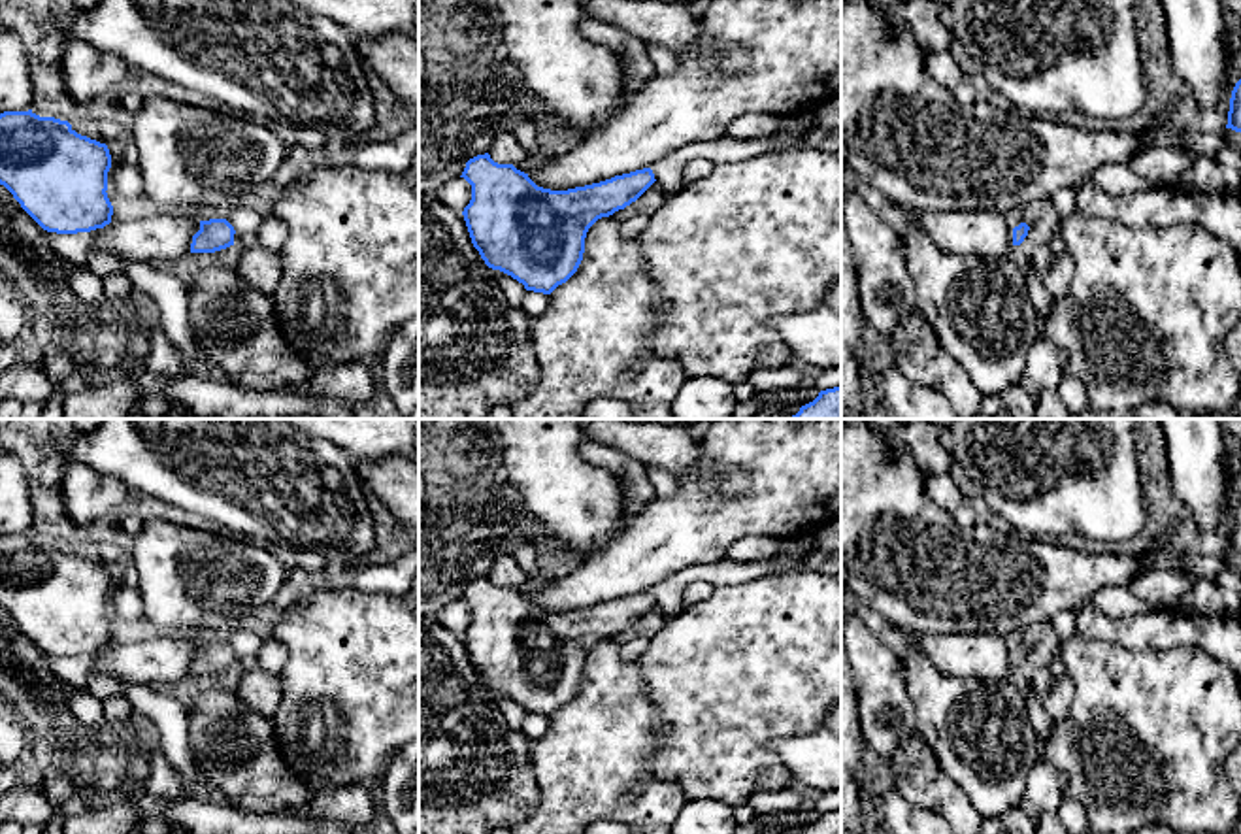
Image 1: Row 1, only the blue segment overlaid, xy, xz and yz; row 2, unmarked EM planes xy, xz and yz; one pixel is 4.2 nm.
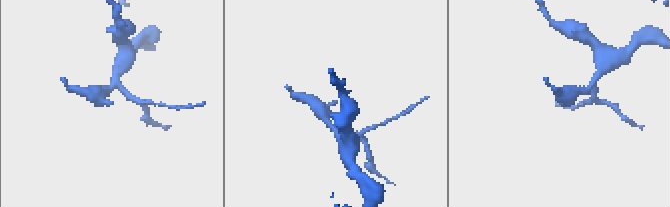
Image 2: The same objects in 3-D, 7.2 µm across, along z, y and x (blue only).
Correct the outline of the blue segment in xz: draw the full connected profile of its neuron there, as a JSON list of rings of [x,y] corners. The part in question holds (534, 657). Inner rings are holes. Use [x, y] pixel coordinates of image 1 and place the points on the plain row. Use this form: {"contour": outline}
{"contour": [[[488,575],[470,581],[460,600],[472,608],[472,623],[462,638],[485,687],[511,698],[526,713],[543,717],[577,694],[588,651],[636,625],[656,604],[653,592],[643,591],[585,609],[551,613],[538,609],[513,587],[494,585]]]}

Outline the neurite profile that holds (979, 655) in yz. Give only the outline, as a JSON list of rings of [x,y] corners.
[[[930,634],[917,636],[913,642],[947,677],[994,681],[1013,670],[1011,651],[1000,634]]]

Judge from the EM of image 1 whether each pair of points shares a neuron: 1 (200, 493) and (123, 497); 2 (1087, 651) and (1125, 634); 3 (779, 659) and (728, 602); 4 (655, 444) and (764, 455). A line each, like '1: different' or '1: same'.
1: different
2: different
3: same
4: different

